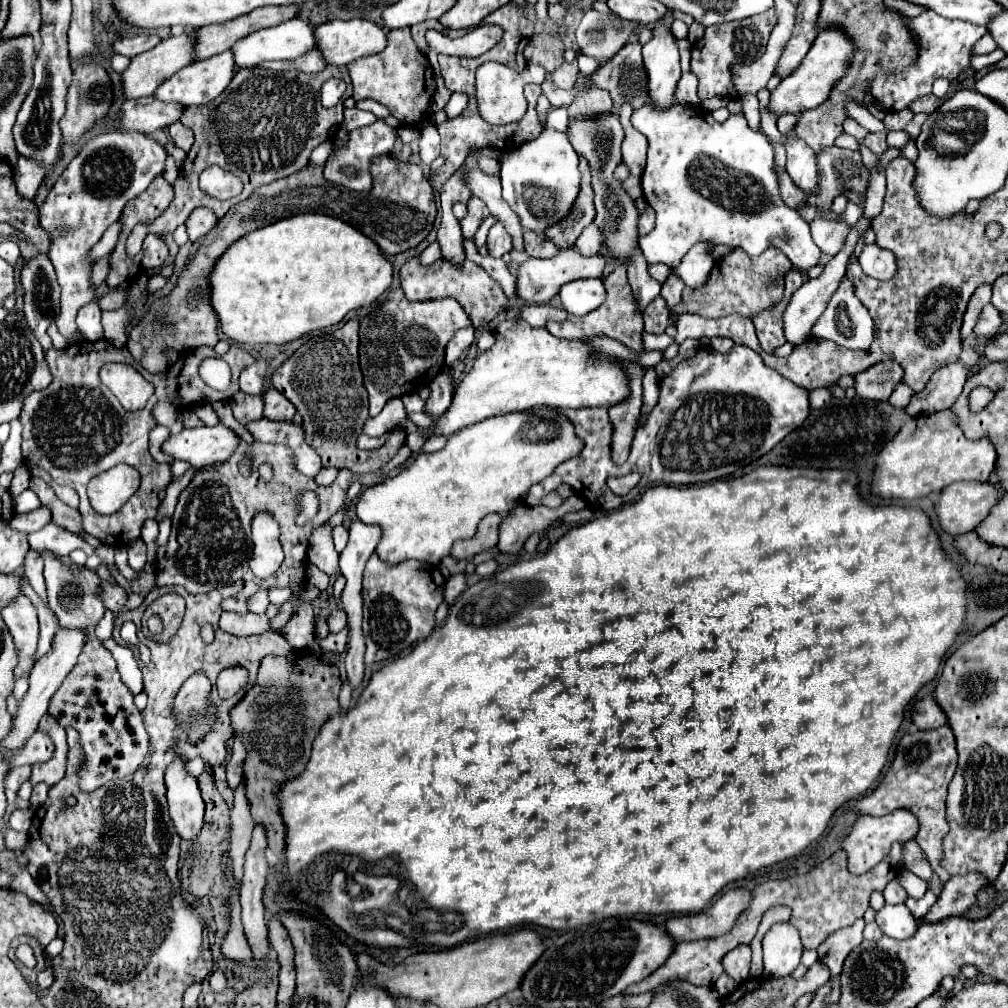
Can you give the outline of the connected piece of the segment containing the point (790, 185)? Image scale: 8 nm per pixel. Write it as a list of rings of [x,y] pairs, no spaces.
[[[778,170],[778,180],[780,180],[780,192],[784,196],[784,202],[790,206],[790,208],[798,208],[800,202],[804,202],[804,192],[800,192],[800,188],[794,186],[794,182],[790,180],[790,176],[782,170]]]

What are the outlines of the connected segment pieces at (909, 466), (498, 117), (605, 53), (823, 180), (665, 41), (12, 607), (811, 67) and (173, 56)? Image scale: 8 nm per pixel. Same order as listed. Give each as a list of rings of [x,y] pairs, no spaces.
[[[940,410],[940,412],[934,412],[930,416],[916,416],[916,418],[910,418],[898,430],[898,434],[888,444],[884,444],[884,448],[876,456],[870,492],[878,498],[884,498],[884,500],[890,500],[890,498],[914,500],[914,498],[928,496],[930,492],[940,492],[942,488],[946,488],[948,484],[958,482],[958,480],[988,482],[992,478],[992,472],[994,472],[994,460],[996,460],[996,450],[992,448],[992,442],[984,440],[984,438],[966,440],[966,436],[962,436],[960,428],[956,428],[956,420],[954,420],[950,410]]]
[[[486,62],[484,66],[478,68],[478,76],[476,76],[476,98],[478,98],[478,106],[480,106],[480,114],[488,114],[484,116],[484,120],[488,120],[490,124],[508,124],[512,120],[520,120],[527,110],[527,101],[524,96],[524,86],[530,82],[542,84],[546,80],[546,72],[542,66],[528,66],[524,72],[516,72],[504,64],[498,62]]]
[[[590,10],[584,14],[578,30],[576,30],[576,42],[582,54],[592,56],[602,64],[606,64],[624,44],[632,40],[638,21],[626,20],[608,14],[608,20],[604,20],[602,12]]]
[[[828,148],[818,156],[820,168],[820,192],[810,196],[806,204],[818,206],[820,210],[830,210],[832,200],[842,194],[842,188],[852,192],[864,194],[868,186],[868,170],[860,160],[858,150],[842,150],[842,148]]]
[[[666,20],[656,22],[652,40],[642,46],[644,66],[648,72],[650,102],[656,106],[670,106],[676,102],[674,92],[680,80],[680,54],[676,36],[672,34]]]
[[[18,594],[8,606],[4,606],[2,618],[12,632],[16,646],[20,648],[20,664],[16,666],[16,678],[18,678],[30,672],[32,668],[32,656],[36,652],[36,642],[38,642],[36,608],[24,594]]]
[[[828,30],[818,34],[818,38],[814,40],[812,48],[808,50],[800,66],[772,90],[770,102],[766,108],[776,116],[782,116],[782,114],[800,114],[804,110],[820,106],[820,102],[828,98],[832,84],[836,84],[838,76],[842,76],[844,64],[848,64],[848,52],[852,52],[852,44],[848,44],[848,40],[840,36],[840,32]]]
[[[188,30],[176,38],[168,38],[168,40],[162,40],[158,46],[154,46],[152,50],[132,58],[130,66],[122,72],[122,78],[120,78],[120,86],[122,86],[122,94],[126,100],[136,100],[136,98],[142,98],[142,96],[152,96],[152,92],[164,82],[168,80],[176,70],[184,68],[186,64],[190,64],[194,60],[194,30]]]

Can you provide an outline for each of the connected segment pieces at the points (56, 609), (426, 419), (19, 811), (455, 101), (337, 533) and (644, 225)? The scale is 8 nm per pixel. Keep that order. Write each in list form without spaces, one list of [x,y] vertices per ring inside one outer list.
[[[52,552],[42,554],[44,554],[44,578],[48,588],[48,602],[52,612],[60,620],[60,628],[78,628],[84,630],[86,636],[90,638],[96,624],[102,620],[106,612],[104,604],[100,604],[100,598],[96,596],[96,584],[100,584],[100,576],[88,568],[78,570],[74,566],[64,566],[58,558],[54,558]]]
[[[414,412],[408,415],[408,419],[416,424],[419,428],[434,428],[434,420],[422,412]]]
[[[28,806],[28,808],[16,808],[16,810],[10,814],[10,820],[8,820],[10,828],[26,832],[26,830],[30,828],[32,814],[34,814],[34,808],[32,808],[32,806]]]
[[[456,92],[456,94],[452,94],[452,98],[450,98],[450,102],[446,104],[446,112],[448,112],[448,118],[454,118],[454,116],[458,116],[458,114],[462,114],[464,110],[466,110],[466,106],[468,106],[468,94],[464,94],[464,92]]]
[[[336,526],[332,530],[332,540],[334,540],[334,548],[336,552],[340,554],[344,548],[346,548],[346,542],[348,542],[348,530],[344,526]]]
[[[648,206],[648,208],[644,210],[644,214],[640,216],[640,234],[642,234],[642,236],[648,234],[648,232],[654,228],[654,220],[656,220],[656,214],[654,214],[652,208]]]

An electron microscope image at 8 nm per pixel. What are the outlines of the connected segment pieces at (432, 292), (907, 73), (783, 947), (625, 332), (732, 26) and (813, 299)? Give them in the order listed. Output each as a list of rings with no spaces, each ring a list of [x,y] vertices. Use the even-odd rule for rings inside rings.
[[[418,254],[414,258],[408,258],[404,266],[400,268],[400,284],[410,302],[422,302],[422,300],[438,300],[438,298],[454,298],[460,302],[460,306],[466,310],[470,320],[476,328],[488,326],[506,306],[508,296],[502,292],[502,286],[488,276],[484,268],[478,264],[464,260],[462,264],[454,266],[448,260],[436,260],[430,266],[422,266],[418,260]]]
[[[928,10],[922,12],[916,18],[910,18],[910,16],[902,14],[902,12],[900,12],[900,16],[902,16],[906,28],[910,30],[910,34],[912,34],[912,38],[914,38],[914,42],[918,46],[918,56],[904,70],[900,70],[900,72],[880,70],[876,74],[876,78],[872,80],[872,86],[870,86],[872,88],[872,96],[886,110],[898,112],[902,108],[908,108],[908,104],[914,102],[916,98],[932,94],[932,82],[936,78],[956,80],[958,74],[968,64],[978,72],[978,70],[982,70],[986,66],[996,64],[998,60],[1002,60],[1006,56],[1000,48],[996,48],[994,52],[990,52],[986,56],[972,56],[972,46],[986,34],[984,26],[976,26],[976,24],[970,24],[970,22],[964,22],[964,20],[948,20],[948,18],[936,16],[936,12],[928,12]],[[970,56],[972,56],[972,60],[970,60]]]
[[[790,922],[774,924],[764,940],[764,976],[768,978],[782,978],[794,972],[800,964],[802,956],[802,942],[796,928]]]
[[[616,268],[608,278],[606,278],[606,302],[588,312],[586,316],[570,316],[566,322],[548,322],[546,326],[554,336],[560,338],[590,338],[590,336],[608,336],[618,342],[622,342],[626,348],[634,350],[636,354],[644,352],[642,346],[642,310],[636,304],[636,296],[630,290],[630,284],[626,280],[624,268]]]
[[[768,10],[758,16],[750,16],[744,20],[734,20],[734,22],[716,24],[716,26],[706,28],[704,38],[692,48],[692,58],[690,58],[692,72],[698,76],[698,96],[702,100],[712,98],[712,96],[734,98],[736,92],[734,92],[732,80],[730,80],[730,66],[736,62],[748,64],[752,60],[758,60],[762,56],[762,52],[766,50],[766,42],[768,42],[768,36],[774,26],[776,26],[774,10]],[[756,32],[760,34],[760,46],[756,46]]]
[[[852,226],[844,250],[842,250],[840,254],[836,254],[836,256],[824,266],[824,272],[822,272],[818,278],[814,278],[814,280],[806,280],[806,282],[792,294],[792,300],[788,302],[788,306],[786,306],[786,310],[784,310],[784,336],[786,336],[786,342],[798,346],[798,344],[804,344],[804,342],[810,338],[810,330],[812,330],[814,322],[816,322],[818,316],[824,312],[828,300],[832,298],[832,294],[836,292],[838,284],[840,284],[842,278],[844,278],[846,262],[848,262],[848,254],[854,250],[856,240],[858,240],[858,232],[856,232],[856,226]]]

